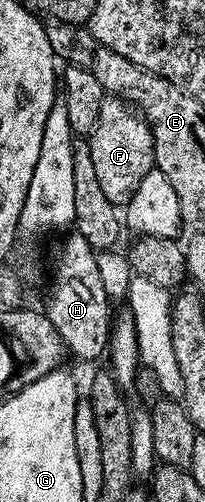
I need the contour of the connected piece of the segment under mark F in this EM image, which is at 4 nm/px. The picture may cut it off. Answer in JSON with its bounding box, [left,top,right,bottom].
[88,98,156,206]

